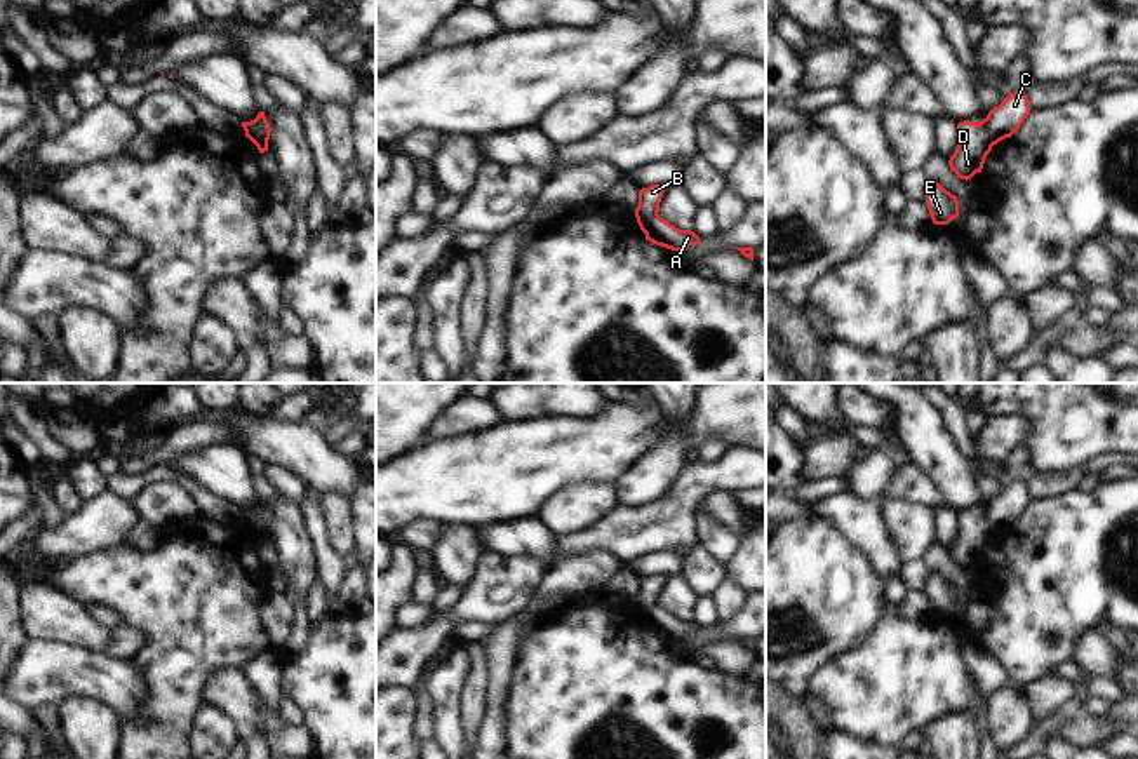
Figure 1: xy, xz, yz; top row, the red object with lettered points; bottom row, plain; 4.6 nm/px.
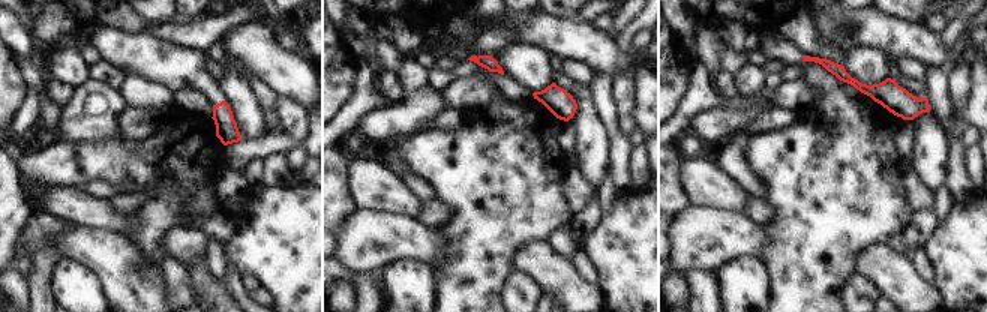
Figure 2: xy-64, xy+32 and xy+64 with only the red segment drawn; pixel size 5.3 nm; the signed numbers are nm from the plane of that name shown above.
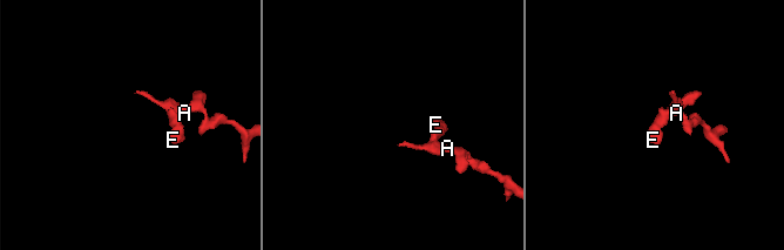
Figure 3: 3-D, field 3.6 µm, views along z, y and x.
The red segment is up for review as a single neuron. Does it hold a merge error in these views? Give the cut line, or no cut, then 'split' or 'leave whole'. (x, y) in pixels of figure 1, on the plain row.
yz (985, 509), (992, 535) | split

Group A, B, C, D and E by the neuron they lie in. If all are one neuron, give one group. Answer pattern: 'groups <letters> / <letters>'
groups A C / B D E

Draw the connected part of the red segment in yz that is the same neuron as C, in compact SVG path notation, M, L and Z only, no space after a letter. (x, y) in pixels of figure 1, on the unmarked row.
M1014 482L1004 491L988 501L987 519L992 529L992 534L1011 527L1025 508L1030 505L1030 491L1025 482Z

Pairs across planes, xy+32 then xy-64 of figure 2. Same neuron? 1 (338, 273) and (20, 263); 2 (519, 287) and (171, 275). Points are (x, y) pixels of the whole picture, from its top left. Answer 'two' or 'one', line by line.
1: two
2: one

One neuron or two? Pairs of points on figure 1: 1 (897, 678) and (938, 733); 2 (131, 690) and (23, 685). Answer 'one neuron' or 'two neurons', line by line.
1: two neurons
2: one neuron

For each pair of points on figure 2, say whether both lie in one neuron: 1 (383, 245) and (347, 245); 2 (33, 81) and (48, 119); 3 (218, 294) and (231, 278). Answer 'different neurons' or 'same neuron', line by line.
1: same neuron
2: same neuron
3: different neurons

